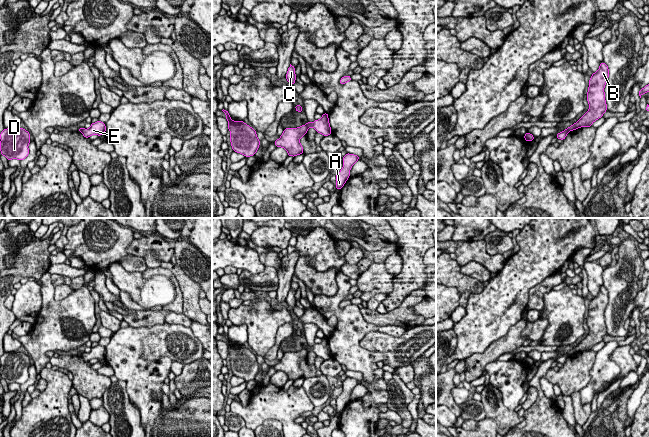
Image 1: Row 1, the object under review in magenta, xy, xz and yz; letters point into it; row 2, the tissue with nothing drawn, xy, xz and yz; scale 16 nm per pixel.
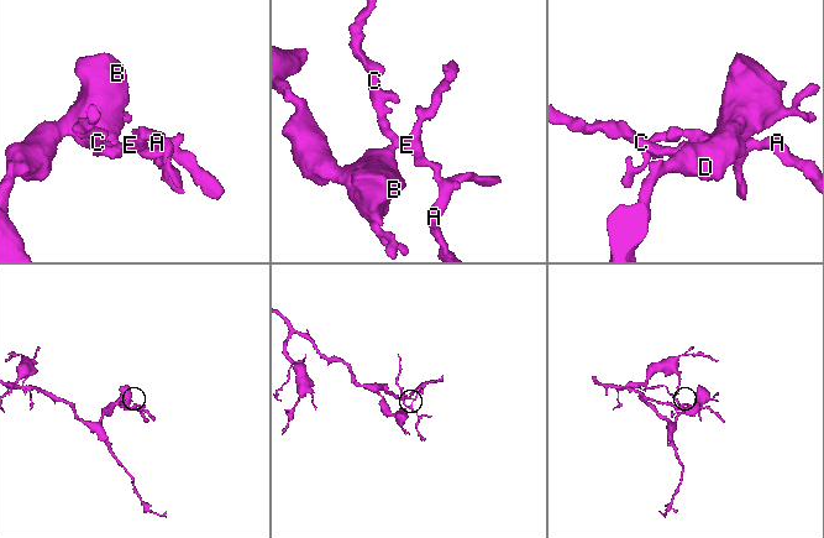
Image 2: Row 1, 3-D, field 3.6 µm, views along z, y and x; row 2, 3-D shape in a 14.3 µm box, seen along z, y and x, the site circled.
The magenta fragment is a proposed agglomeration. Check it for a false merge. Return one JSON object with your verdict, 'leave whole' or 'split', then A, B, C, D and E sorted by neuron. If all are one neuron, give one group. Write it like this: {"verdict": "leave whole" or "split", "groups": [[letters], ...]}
{"verdict": "split", "groups": [["A", "C", "E"], ["B", "D"]]}

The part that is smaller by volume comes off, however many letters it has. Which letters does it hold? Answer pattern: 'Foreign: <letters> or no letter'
Foreign: A, C, E

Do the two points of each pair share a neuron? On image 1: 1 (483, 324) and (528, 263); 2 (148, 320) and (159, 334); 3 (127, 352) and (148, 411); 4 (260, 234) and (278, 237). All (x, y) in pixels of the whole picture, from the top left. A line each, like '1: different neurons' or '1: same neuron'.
1: same neuron
2: different neurons
3: same neuron
4: same neuron

